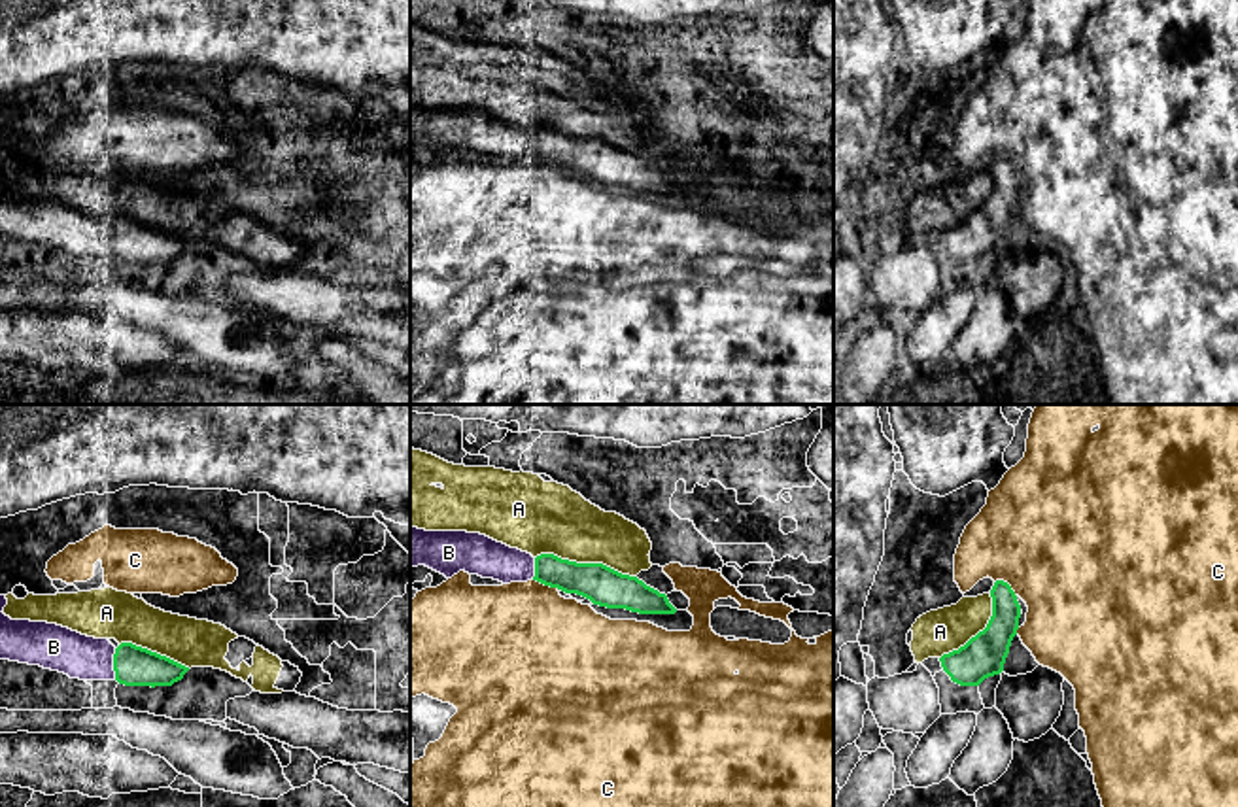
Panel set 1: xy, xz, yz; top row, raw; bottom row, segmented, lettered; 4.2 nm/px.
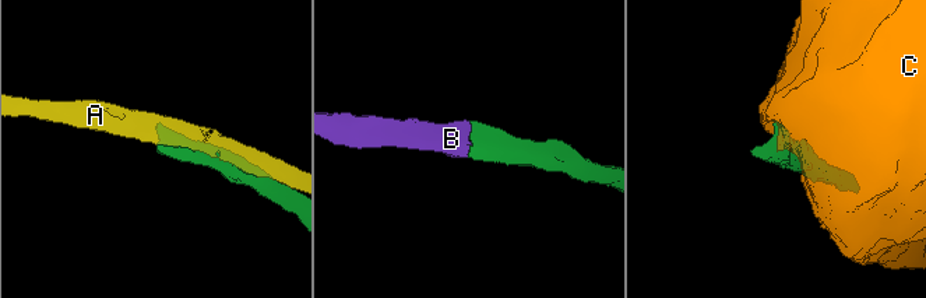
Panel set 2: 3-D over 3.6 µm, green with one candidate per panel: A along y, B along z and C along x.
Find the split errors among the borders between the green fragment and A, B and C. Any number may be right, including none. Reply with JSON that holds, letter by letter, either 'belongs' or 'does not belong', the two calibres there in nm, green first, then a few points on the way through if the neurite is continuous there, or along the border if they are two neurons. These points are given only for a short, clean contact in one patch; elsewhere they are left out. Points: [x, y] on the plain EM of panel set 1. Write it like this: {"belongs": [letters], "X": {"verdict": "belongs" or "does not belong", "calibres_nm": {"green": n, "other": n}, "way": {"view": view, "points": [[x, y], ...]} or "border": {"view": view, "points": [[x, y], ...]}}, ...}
{"belongs": ["B"], "A": {"verdict": "does not belong", "calibres_nm": {"green": 170, "other": 300}}, "B": {"verdict": "belongs", "calibres_nm": {"green": 170, "other": 190}}, "C": {"verdict": "does not belong", "calibres_nm": {"green": 140, "other": 500}}}

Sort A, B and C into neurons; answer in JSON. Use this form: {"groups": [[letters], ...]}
{"groups": [["A"], ["B"], ["C"]]}

